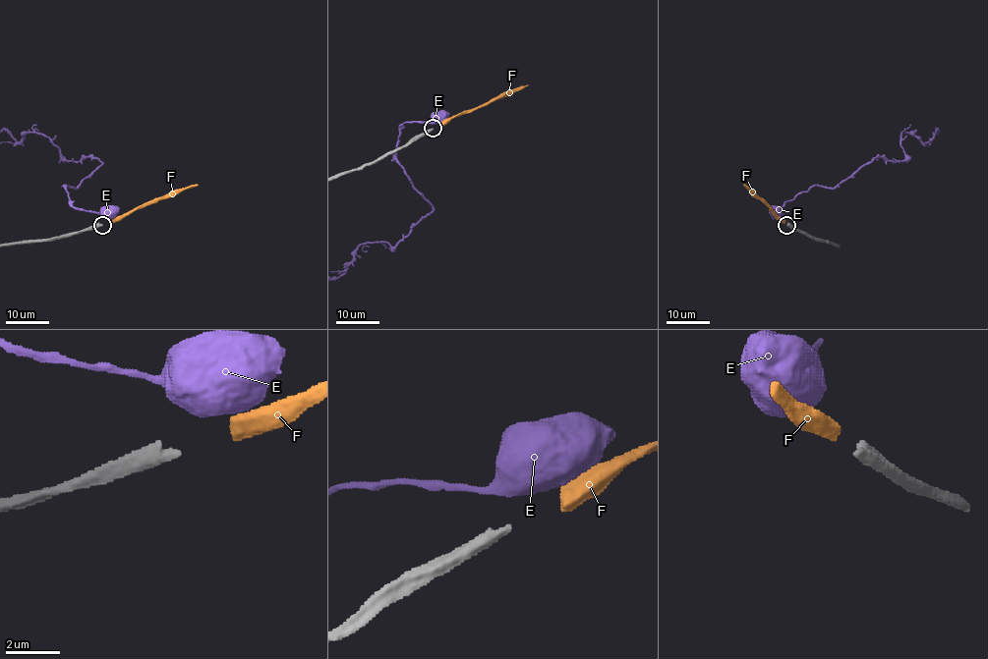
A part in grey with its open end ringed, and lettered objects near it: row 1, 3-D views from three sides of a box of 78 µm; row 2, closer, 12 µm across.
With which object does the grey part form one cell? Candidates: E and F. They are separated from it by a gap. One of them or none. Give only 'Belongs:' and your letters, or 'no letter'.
Belongs: F

